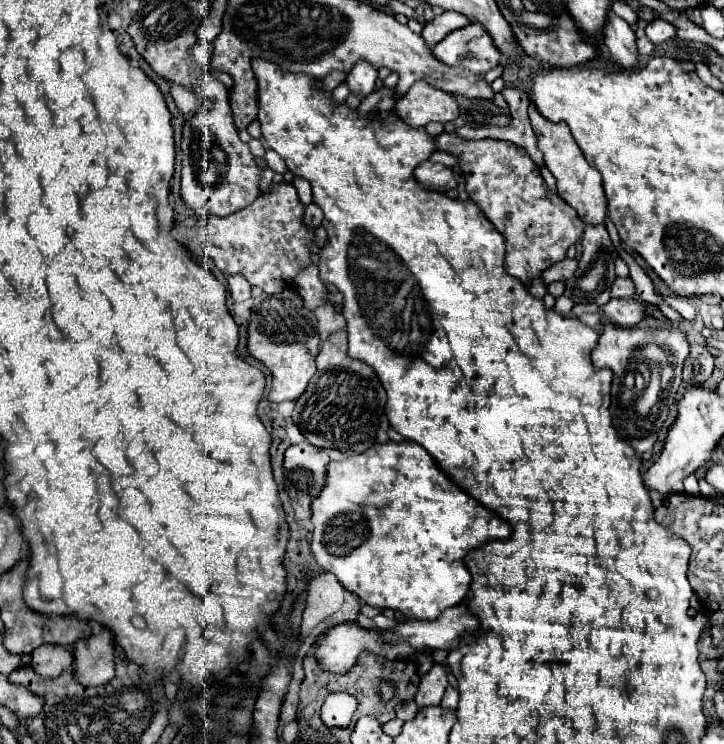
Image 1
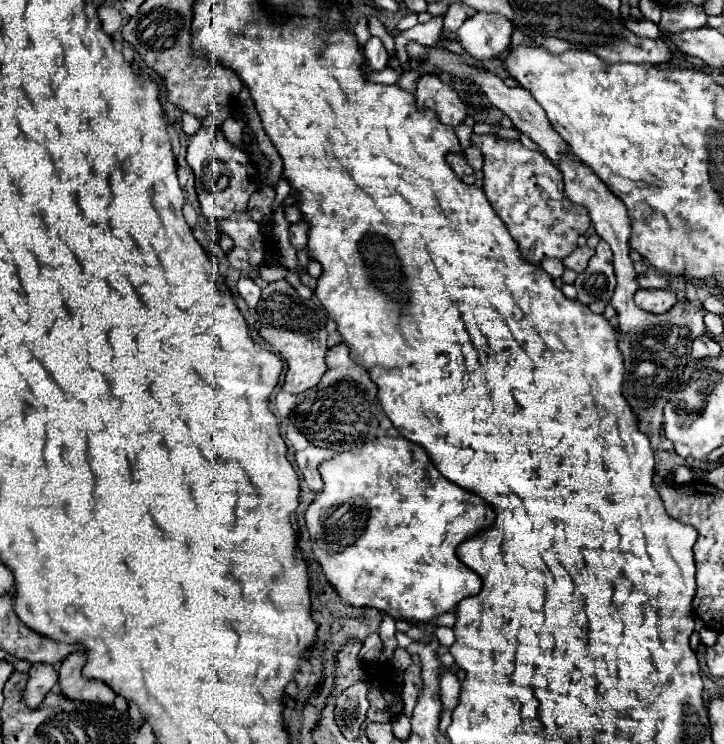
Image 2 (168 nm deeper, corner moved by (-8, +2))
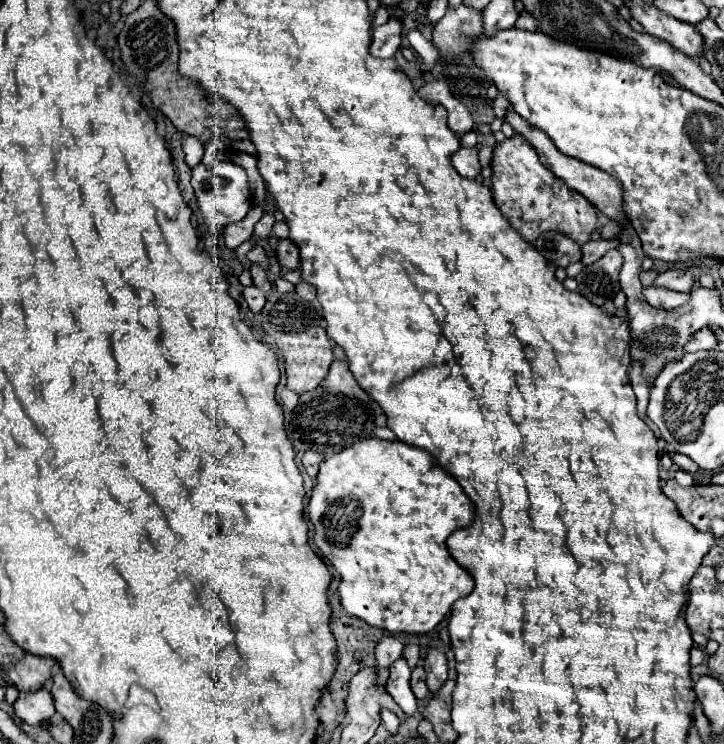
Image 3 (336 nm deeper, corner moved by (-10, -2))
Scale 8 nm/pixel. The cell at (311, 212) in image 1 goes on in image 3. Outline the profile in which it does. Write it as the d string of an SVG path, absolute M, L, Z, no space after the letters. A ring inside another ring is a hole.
M280 240L276 250L274 250L274 258L278 260L280 266L288 268L288 270L296 270L300 264L300 256L298 256L298 248L294 242L290 240Z

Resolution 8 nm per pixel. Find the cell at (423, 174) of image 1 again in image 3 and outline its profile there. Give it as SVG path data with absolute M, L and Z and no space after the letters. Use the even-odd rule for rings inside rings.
M460 148L452 156L452 164L458 170L460 176L476 178L480 174L480 162L478 162L478 148Z

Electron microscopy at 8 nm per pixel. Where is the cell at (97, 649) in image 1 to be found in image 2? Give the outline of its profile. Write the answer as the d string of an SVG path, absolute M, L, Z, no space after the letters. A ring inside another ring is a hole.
M76 652L70 654L66 660L62 660L58 670L62 694L74 700L84 700L94 704L112 704L116 698L114 690L100 680L90 680L82 676L84 664L86 664L86 656L76 656Z

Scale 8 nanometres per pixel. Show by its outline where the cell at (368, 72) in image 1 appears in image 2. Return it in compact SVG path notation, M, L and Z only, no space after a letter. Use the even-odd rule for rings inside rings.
M370 38L364 46L364 56L368 60L368 68L374 70L374 72L380 72L386 68L388 64L388 52L384 48L384 44L378 40L378 38Z

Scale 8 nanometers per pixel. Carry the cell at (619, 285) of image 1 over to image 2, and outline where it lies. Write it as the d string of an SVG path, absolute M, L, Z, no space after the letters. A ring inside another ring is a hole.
M652 272L652 276L640 276L638 278L638 286L640 288L666 288L668 278L666 276L658 276Z

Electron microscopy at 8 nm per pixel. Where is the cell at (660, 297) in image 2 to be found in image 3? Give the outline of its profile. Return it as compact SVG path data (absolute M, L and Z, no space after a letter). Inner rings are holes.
M648 286L648 288L644 288L644 298L650 306L674 310L674 308L680 308L682 304L686 304L690 300L690 294L674 292L674 290L660 288L660 286Z

